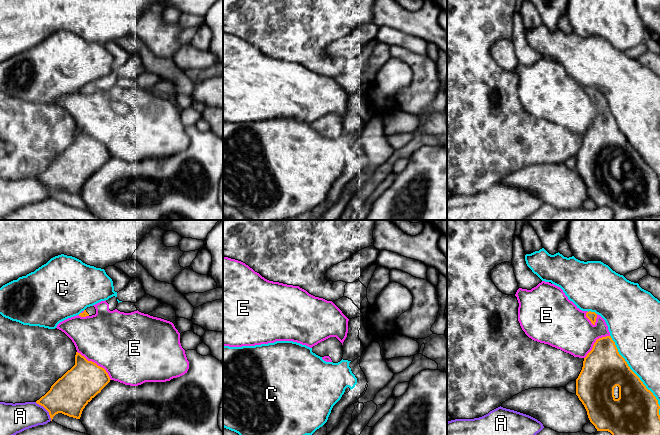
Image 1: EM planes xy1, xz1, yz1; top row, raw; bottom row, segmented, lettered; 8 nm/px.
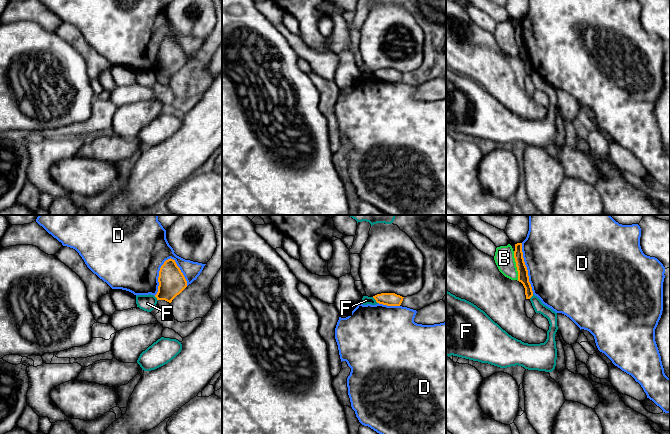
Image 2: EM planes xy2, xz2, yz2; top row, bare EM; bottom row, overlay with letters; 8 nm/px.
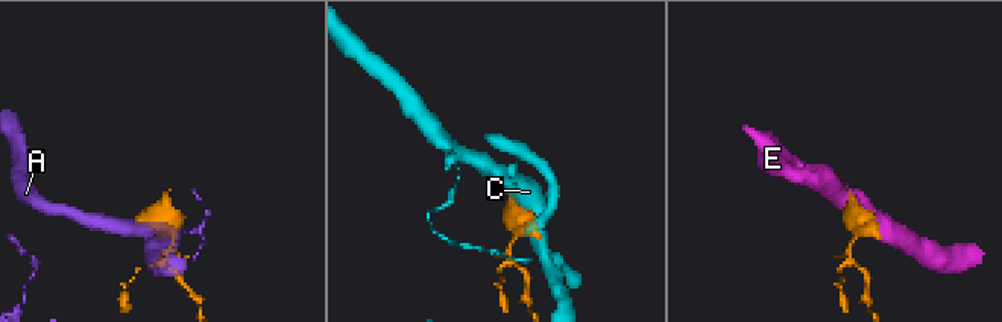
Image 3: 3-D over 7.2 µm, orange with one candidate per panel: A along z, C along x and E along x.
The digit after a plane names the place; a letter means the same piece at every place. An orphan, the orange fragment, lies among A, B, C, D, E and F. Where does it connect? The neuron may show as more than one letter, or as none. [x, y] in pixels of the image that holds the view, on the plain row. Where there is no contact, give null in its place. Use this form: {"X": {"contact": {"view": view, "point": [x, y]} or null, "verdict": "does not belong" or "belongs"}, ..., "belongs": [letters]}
{"A": {"contact": {"view": "xy1", "point": [46, 185]}, "verdict": "does not belong"}, "B": {"contact": {"view": "yz2", "point": [516, 42]}, "verdict": "does not belong"}, "C": {"contact": {"view": "yz1", "point": [632, 147]}, "verdict": "does not belong"}, "D": {"contact": {"view": "xy2", "point": [159, 52]}, "verdict": "does not belong"}, "E": {"contact": {"view": "xy1", "point": [95, 139]}, "verdict": "does not belong"}, "F": {"contact": {"view": "xz2", "point": [375, 75]}, "verdict": "does not belong"}, "belongs": []}

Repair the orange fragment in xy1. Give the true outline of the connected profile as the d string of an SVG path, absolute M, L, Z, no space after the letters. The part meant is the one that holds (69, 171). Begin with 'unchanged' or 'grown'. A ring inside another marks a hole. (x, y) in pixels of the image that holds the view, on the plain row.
unchanged; M76 128L75 141L36 177L53 193L62 189L80 195L85 182L110 158L106 146Z

